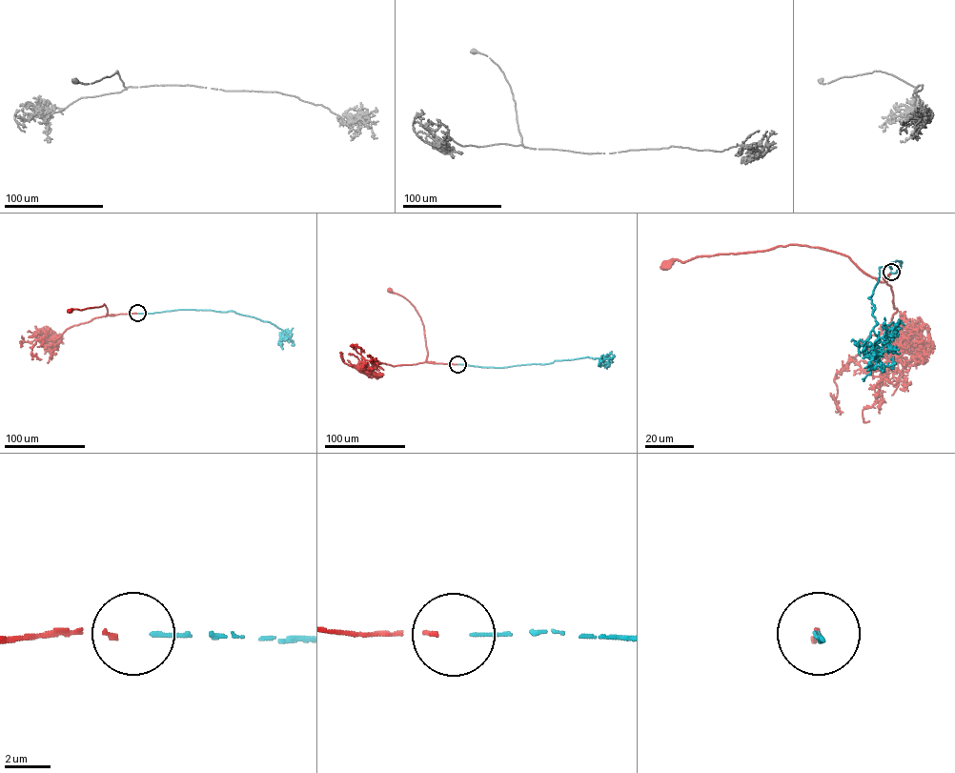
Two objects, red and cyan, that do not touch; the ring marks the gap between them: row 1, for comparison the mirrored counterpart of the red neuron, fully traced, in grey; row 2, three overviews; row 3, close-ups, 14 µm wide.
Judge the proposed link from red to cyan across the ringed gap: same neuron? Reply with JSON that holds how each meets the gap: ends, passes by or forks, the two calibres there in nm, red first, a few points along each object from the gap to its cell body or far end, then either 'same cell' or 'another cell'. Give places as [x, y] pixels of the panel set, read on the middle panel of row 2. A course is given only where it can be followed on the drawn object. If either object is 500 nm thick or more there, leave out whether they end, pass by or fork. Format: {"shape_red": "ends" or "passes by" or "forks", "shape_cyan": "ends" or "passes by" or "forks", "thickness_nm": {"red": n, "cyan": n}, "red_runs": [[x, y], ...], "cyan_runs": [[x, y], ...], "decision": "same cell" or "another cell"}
{"shape_red": "ends", "shape_cyan": "ends", "thickness_nm": {"red": 150, "cyan": 160}, "red_runs": [[457, 364], [425, 361], [427, 351], [421, 318], [408, 300], [390, 290]], "cyan_runs": [[457, 364], [501, 368], [588, 356], [603, 359], [607, 355], [602, 361], [606, 362], [606, 368]], "decision": "same cell"}

